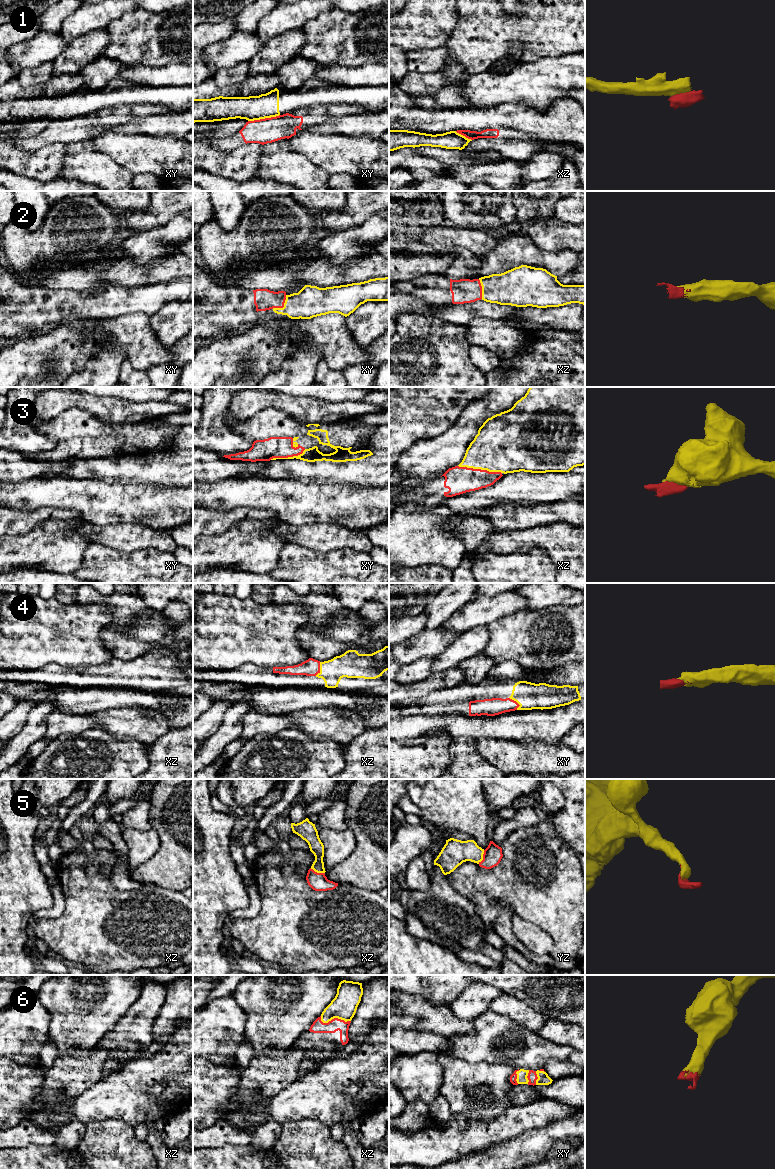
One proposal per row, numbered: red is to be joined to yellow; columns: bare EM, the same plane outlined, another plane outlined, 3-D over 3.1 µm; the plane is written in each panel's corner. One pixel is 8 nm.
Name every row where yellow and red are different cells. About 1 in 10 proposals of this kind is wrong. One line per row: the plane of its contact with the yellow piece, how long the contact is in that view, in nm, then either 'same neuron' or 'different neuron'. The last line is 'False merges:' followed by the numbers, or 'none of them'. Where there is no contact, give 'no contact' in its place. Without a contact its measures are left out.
1: xy | 260 nm | different neuron
2: xy | 160 nm | same neuron
3: xz | 360 nm | same neuron
4: xy | 120 nm | same neuron
5: yz | 120 nm | same neuron
6: xz | 260 nm | same neuron
False merges: 1

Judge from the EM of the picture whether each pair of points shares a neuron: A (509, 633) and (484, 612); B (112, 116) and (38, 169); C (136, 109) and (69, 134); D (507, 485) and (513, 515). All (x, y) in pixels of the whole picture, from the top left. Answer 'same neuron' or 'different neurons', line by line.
A: different neurons
B: different neurons
C: same neuron
D: different neurons

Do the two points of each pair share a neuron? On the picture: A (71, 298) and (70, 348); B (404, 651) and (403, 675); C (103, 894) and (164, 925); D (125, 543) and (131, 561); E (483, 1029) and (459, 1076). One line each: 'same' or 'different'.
A: different
B: different
C: same
D: different
E: different

